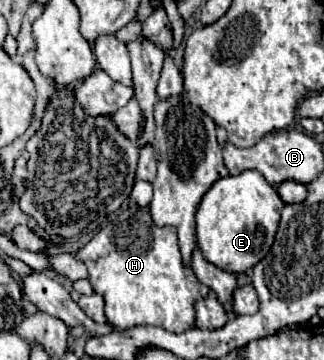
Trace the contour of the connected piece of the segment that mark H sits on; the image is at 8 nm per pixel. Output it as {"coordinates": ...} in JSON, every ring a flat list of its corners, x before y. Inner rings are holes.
{"coordinates":[[138,207,136,213,108,223,78,251,78,257,88,267,94,291,106,301,108,323,118,329,156,325,182,333,194,327,194,301,208,297,210,291,182,261,176,229,154,225,148,207]]}

